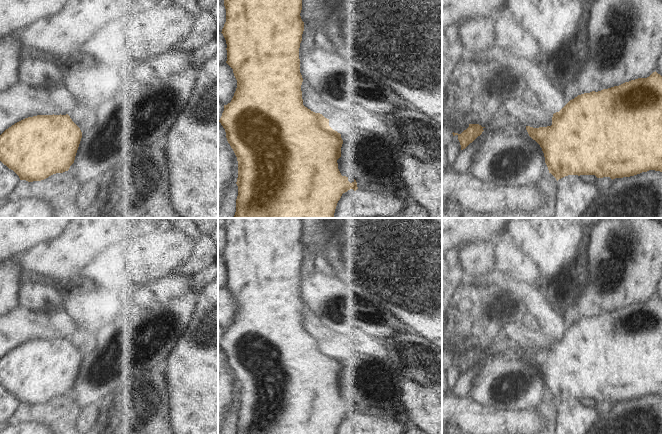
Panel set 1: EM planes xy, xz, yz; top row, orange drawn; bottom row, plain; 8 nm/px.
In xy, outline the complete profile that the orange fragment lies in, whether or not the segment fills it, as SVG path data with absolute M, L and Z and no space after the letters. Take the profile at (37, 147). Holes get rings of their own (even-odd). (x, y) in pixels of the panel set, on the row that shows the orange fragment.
M37 115L25 118L0 135L0 161L28 182L41 181L68 171L82 138L80 128L66 115Z

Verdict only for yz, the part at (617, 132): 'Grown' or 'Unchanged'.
Unchanged.

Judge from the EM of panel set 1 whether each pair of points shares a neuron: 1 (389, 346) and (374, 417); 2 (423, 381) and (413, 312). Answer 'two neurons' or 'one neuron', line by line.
1: two neurons
2: two neurons

